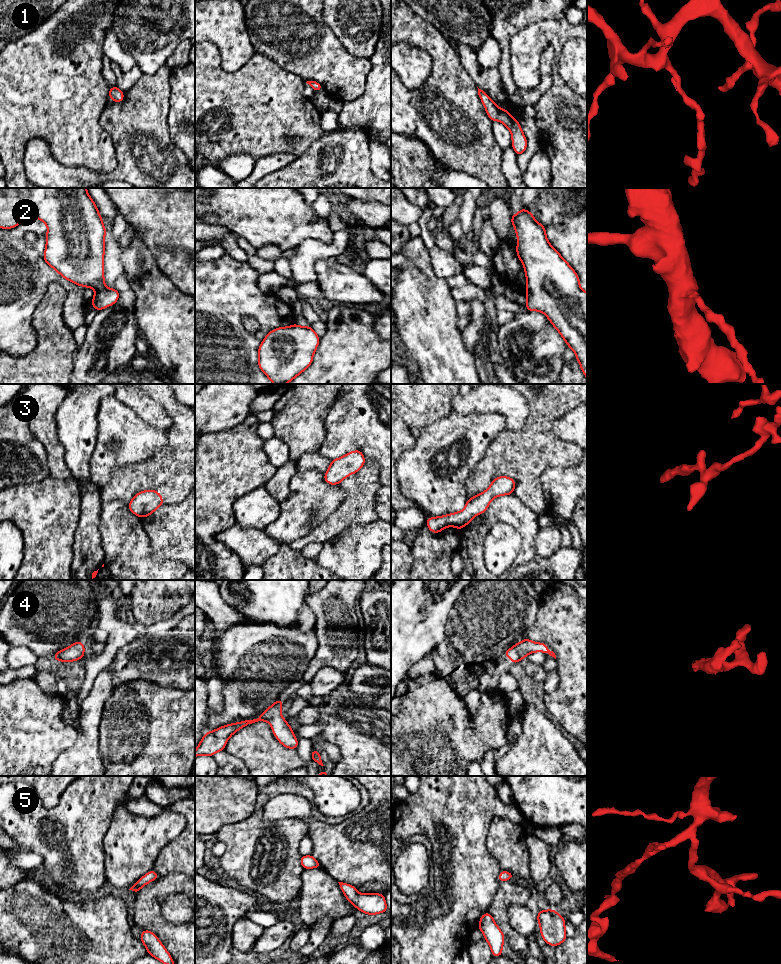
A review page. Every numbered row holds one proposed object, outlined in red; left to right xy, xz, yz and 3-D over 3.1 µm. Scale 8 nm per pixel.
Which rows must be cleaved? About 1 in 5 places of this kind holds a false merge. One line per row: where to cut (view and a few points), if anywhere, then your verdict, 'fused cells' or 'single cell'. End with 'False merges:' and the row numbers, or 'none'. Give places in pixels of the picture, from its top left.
1: cut none; single cell
2: cut none; single cell
3: cut none; single cell
4: cut none; single cell
5: cut none; single cell
False merges: none

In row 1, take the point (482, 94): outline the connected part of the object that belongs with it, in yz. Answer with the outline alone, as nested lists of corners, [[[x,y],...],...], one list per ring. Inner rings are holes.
[[[478,88],[478,95],[486,109],[488,117],[492,121],[502,122],[510,130],[512,136],[512,147],[517,156],[523,154],[527,147],[527,140],[519,122],[506,109],[498,107],[489,98],[485,91]]]

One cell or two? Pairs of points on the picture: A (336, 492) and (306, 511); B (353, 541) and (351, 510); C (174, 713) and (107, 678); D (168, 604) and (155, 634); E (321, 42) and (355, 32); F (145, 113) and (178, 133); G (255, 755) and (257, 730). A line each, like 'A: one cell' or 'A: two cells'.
A: one cell
B: two cells
C: two cells
D: two cells
E: two cells
F: two cells
G: one cell

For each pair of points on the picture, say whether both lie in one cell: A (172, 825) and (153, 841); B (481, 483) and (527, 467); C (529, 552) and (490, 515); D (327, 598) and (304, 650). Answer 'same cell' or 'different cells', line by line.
A: same cell
B: same cell
C: same cell
D: different cells

